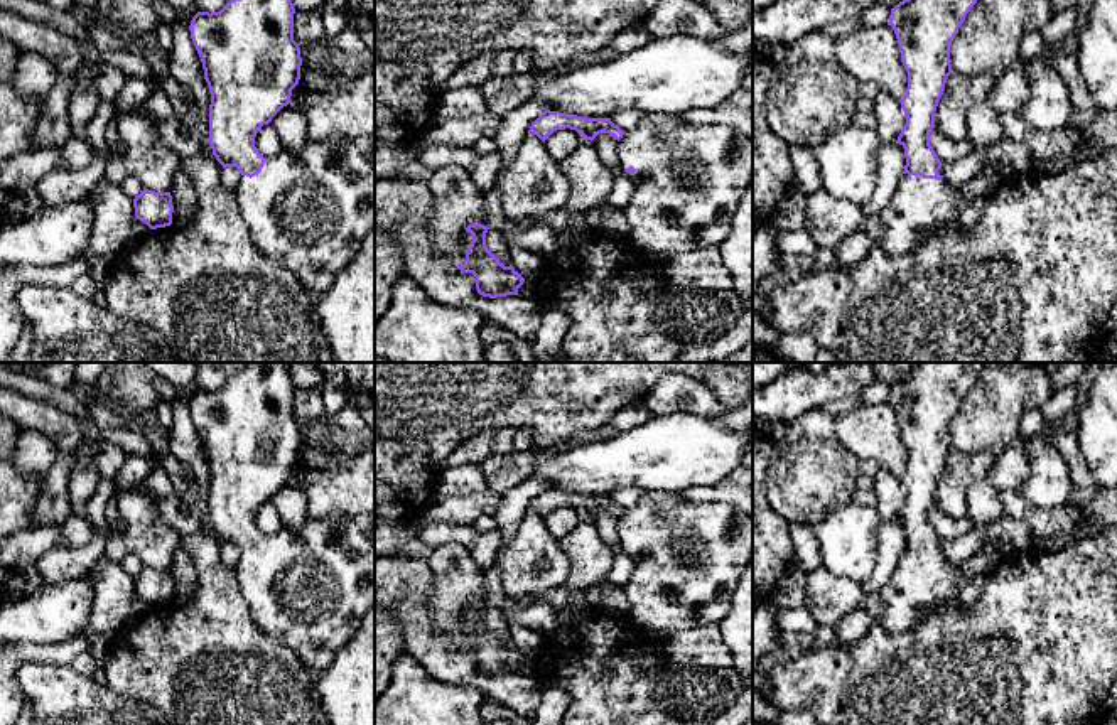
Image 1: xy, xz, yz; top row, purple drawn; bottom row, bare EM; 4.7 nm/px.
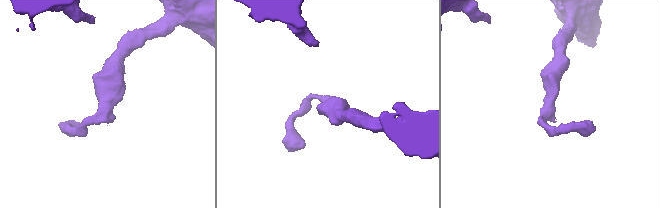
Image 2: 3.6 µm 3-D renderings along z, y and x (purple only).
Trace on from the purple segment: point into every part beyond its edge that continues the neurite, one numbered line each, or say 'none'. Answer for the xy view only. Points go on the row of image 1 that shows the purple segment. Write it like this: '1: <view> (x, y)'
1: xy (309, 209)

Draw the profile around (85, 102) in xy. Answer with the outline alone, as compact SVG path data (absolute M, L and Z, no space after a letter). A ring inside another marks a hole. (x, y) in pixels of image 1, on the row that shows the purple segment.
M96 86L74 89L67 105L73 135L88 142L91 150L93 150L93 143L89 142L86 130L91 120L96 116L100 105L101 101Z

